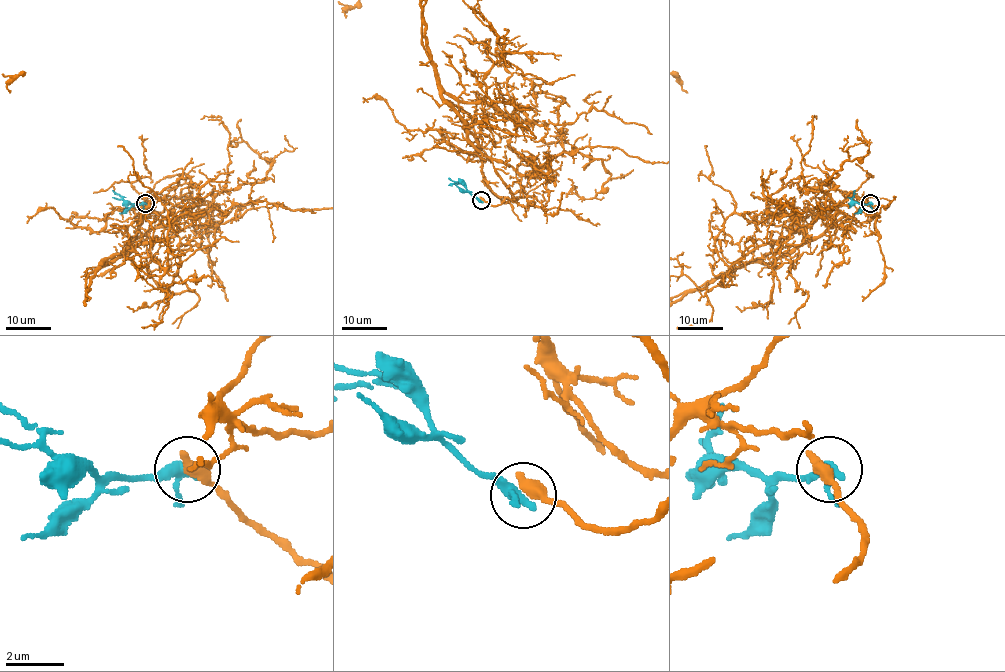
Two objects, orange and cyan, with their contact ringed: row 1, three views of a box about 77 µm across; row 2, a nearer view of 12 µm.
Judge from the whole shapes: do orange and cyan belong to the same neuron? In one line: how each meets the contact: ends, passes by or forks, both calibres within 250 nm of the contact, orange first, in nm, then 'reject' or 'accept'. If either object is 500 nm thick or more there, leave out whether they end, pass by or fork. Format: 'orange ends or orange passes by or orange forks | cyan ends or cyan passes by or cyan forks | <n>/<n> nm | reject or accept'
500/320 nm | reject

